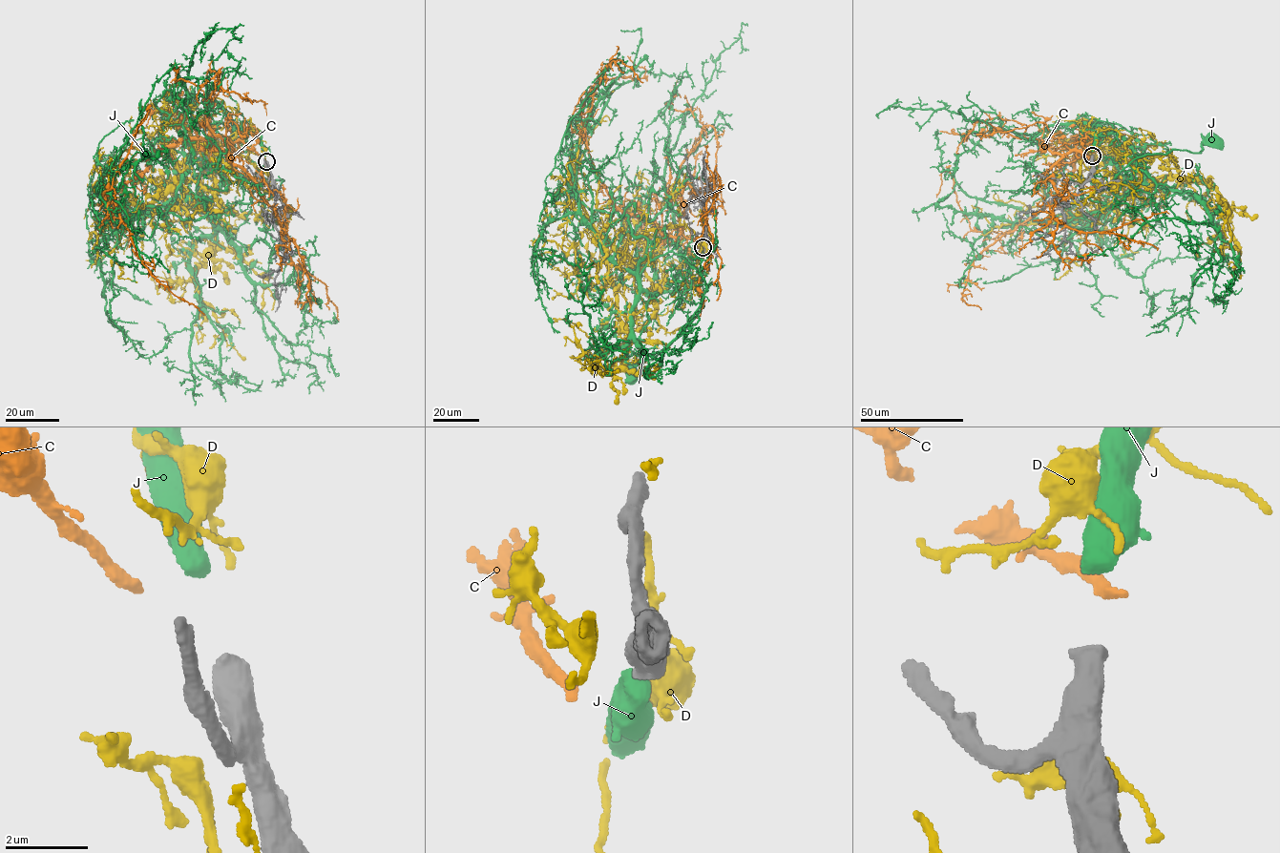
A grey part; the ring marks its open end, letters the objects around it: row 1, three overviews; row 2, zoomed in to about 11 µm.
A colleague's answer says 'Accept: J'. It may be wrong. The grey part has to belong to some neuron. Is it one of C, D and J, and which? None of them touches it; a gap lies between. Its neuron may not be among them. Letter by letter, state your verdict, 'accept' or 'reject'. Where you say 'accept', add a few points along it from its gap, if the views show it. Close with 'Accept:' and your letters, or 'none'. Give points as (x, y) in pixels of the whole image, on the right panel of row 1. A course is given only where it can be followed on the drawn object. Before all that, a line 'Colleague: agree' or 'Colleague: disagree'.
Colleague: agree
C: reject
D: reject
J: accept | via (1093, 151), (1116, 134), (1139, 159), (1144, 178), (1120, 197), (1106, 188), (1134, 159), (1211, 141)
Accept: J

